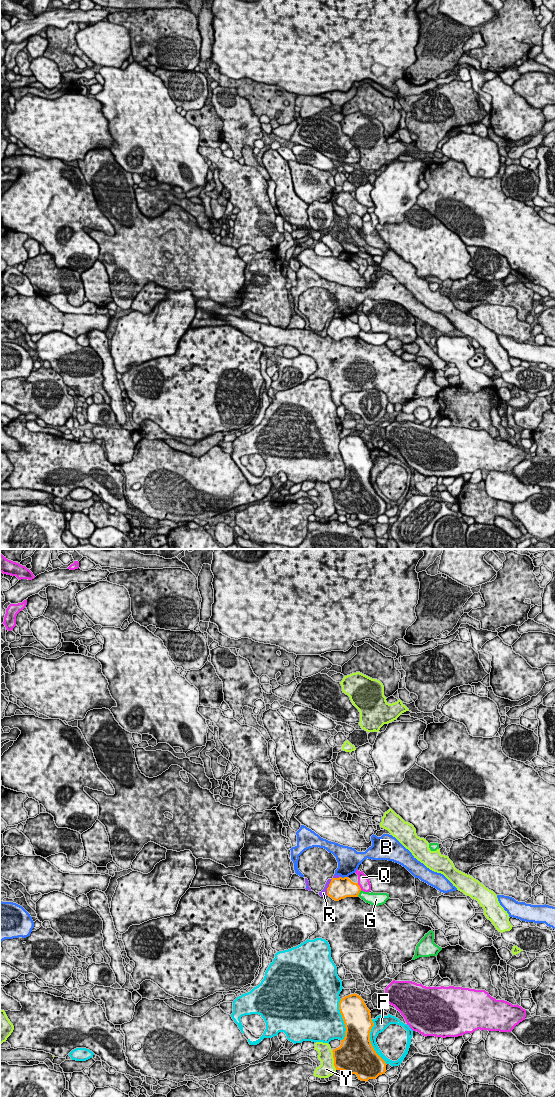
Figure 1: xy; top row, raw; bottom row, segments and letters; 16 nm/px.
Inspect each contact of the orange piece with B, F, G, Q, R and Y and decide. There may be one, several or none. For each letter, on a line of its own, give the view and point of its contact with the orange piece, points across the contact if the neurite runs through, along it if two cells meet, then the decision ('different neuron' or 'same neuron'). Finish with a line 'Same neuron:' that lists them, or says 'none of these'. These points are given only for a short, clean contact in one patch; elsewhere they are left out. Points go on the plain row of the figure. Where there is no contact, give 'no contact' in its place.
B: xy (344, 317) | different neuron
F: xy (370, 482) | different neuron
G: xy (359, 332) | along xy (361, 330), (357, 335) | different neuron
Q: xy (359, 326) | different neuron
R: xy (330, 323) | different neuron
Y: xy (334, 500) | different neuron
Same neuron: none of these

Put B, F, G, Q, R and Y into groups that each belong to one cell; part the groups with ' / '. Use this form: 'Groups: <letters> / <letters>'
Groups: B R / F / G / Q / Y

